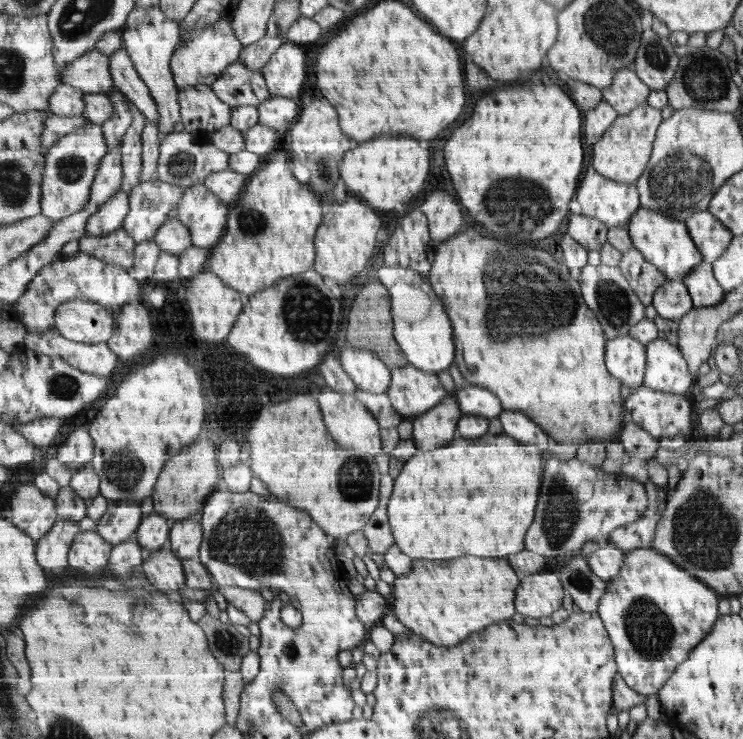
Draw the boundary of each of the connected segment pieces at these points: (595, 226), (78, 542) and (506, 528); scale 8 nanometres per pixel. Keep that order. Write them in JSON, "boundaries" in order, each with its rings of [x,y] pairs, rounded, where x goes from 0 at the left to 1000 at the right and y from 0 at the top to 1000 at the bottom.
{"boundaries":[[[[781,288],[767,292],[763,314],[791,338],[809,340],[818,327],[821,307],[805,295]]],[[[131,719],[106,720],[93,750],[96,773],[101,777],[139,774],[148,763],[152,743],[153,739]]],[[[658,585],[645,593],[626,593],[615,590],[602,606],[592,605],[585,608],[583,614],[577,612],[563,610],[544,627],[540,641],[530,654],[530,666],[522,686],[525,710],[529,716],[533,737],[537,739],[544,750],[553,752],[559,758],[607,758],[607,755],[618,755],[626,750],[637,750],[637,752],[653,752],[653,755],[685,755],[688,751],[697,750],[708,744],[708,723],[712,720],[713,712],[720,706],[721,691],[725,686],[727,667],[734,643],[734,614],[735,610],[725,602],[711,602],[709,599],[699,599],[696,594],[682,590],[677,586],[662,589]]]]}

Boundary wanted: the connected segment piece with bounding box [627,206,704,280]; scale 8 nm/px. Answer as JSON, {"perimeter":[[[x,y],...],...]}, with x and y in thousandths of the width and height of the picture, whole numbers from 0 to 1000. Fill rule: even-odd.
{"perimeter":[[[863,279],[845,303],[852,333],[857,334],[871,353],[887,361],[900,379],[919,379],[946,355],[946,345],[935,330],[923,300],[898,295],[879,284]]]}

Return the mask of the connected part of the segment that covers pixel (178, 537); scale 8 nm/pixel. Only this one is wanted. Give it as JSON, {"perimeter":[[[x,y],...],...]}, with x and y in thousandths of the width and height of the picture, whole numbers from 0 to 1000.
{"perimeter":[[[252,701],[231,710],[226,743],[245,758],[268,756],[276,727],[269,702]]]}

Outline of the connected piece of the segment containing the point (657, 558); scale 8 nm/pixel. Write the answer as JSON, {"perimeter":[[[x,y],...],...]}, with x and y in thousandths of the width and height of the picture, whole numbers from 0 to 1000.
{"perimeter":[[[879,742],[844,746],[841,763],[836,774],[817,789],[805,824],[826,870],[832,909],[841,923],[860,939],[887,939],[914,900],[927,892],[934,877],[961,851],[969,836],[970,808],[953,789]]]}

